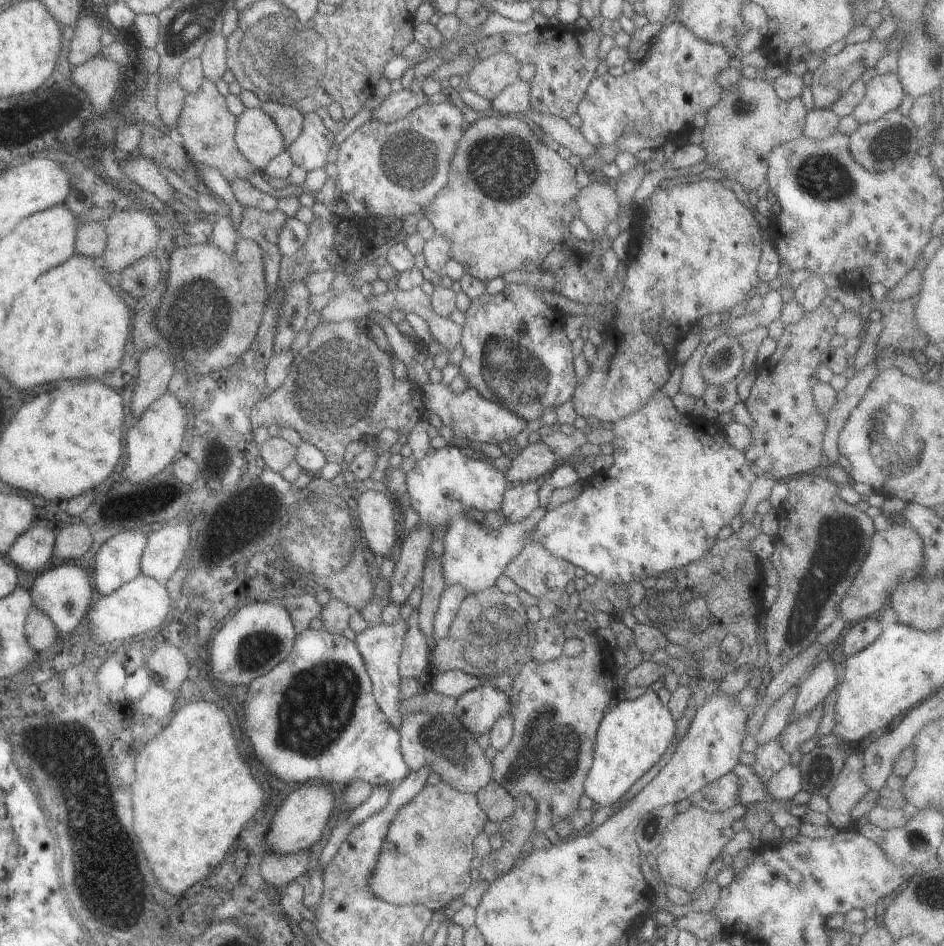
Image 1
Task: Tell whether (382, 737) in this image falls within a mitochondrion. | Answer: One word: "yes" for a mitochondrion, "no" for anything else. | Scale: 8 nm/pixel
no

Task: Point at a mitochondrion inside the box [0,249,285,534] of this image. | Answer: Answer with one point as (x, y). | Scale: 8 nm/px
(201, 302)

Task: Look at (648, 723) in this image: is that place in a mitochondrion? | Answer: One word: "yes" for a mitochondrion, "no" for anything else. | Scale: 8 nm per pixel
no

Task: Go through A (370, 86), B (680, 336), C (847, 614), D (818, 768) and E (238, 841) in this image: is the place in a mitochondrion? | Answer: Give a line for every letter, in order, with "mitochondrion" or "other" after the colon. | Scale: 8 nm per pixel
A: other
B: other
C: other
D: other
E: other

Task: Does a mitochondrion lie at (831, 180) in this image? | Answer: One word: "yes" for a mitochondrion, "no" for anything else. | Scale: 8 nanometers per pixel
yes

